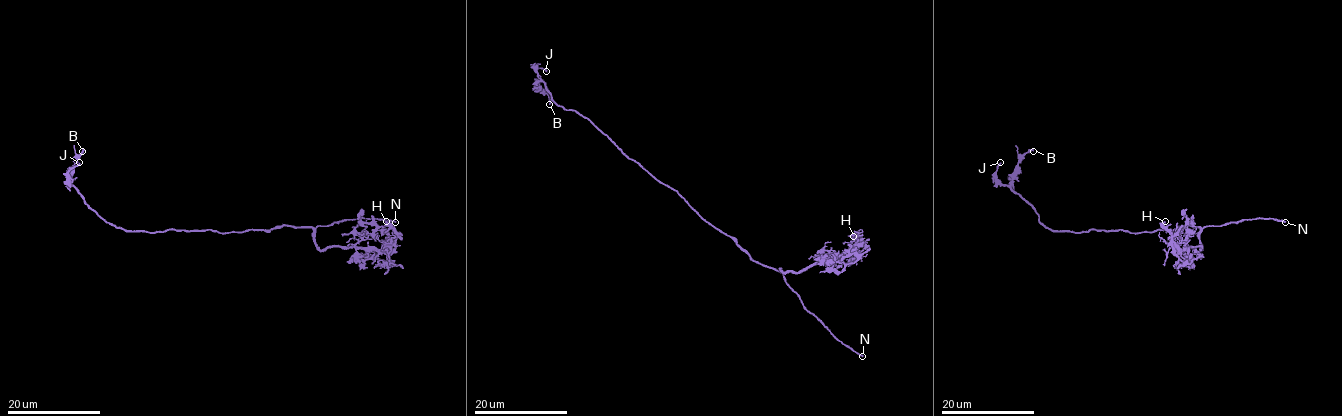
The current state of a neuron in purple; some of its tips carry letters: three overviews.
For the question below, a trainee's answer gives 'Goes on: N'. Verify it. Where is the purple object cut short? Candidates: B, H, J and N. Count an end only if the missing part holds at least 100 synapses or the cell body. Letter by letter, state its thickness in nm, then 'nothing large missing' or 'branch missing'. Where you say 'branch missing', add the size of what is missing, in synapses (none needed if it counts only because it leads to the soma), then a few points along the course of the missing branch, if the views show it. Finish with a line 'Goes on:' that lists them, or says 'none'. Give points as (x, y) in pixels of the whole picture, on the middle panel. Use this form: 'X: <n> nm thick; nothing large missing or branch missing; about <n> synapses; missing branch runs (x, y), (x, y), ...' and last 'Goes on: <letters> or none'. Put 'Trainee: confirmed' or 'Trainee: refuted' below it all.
B: 240 nm thick; nothing large missing
H: 150 nm thick; nothing large missing
J: 190 nm thick; nothing large missing
N: 240 nm thick; branch missing
Goes on: N
Trainee: confirmed

